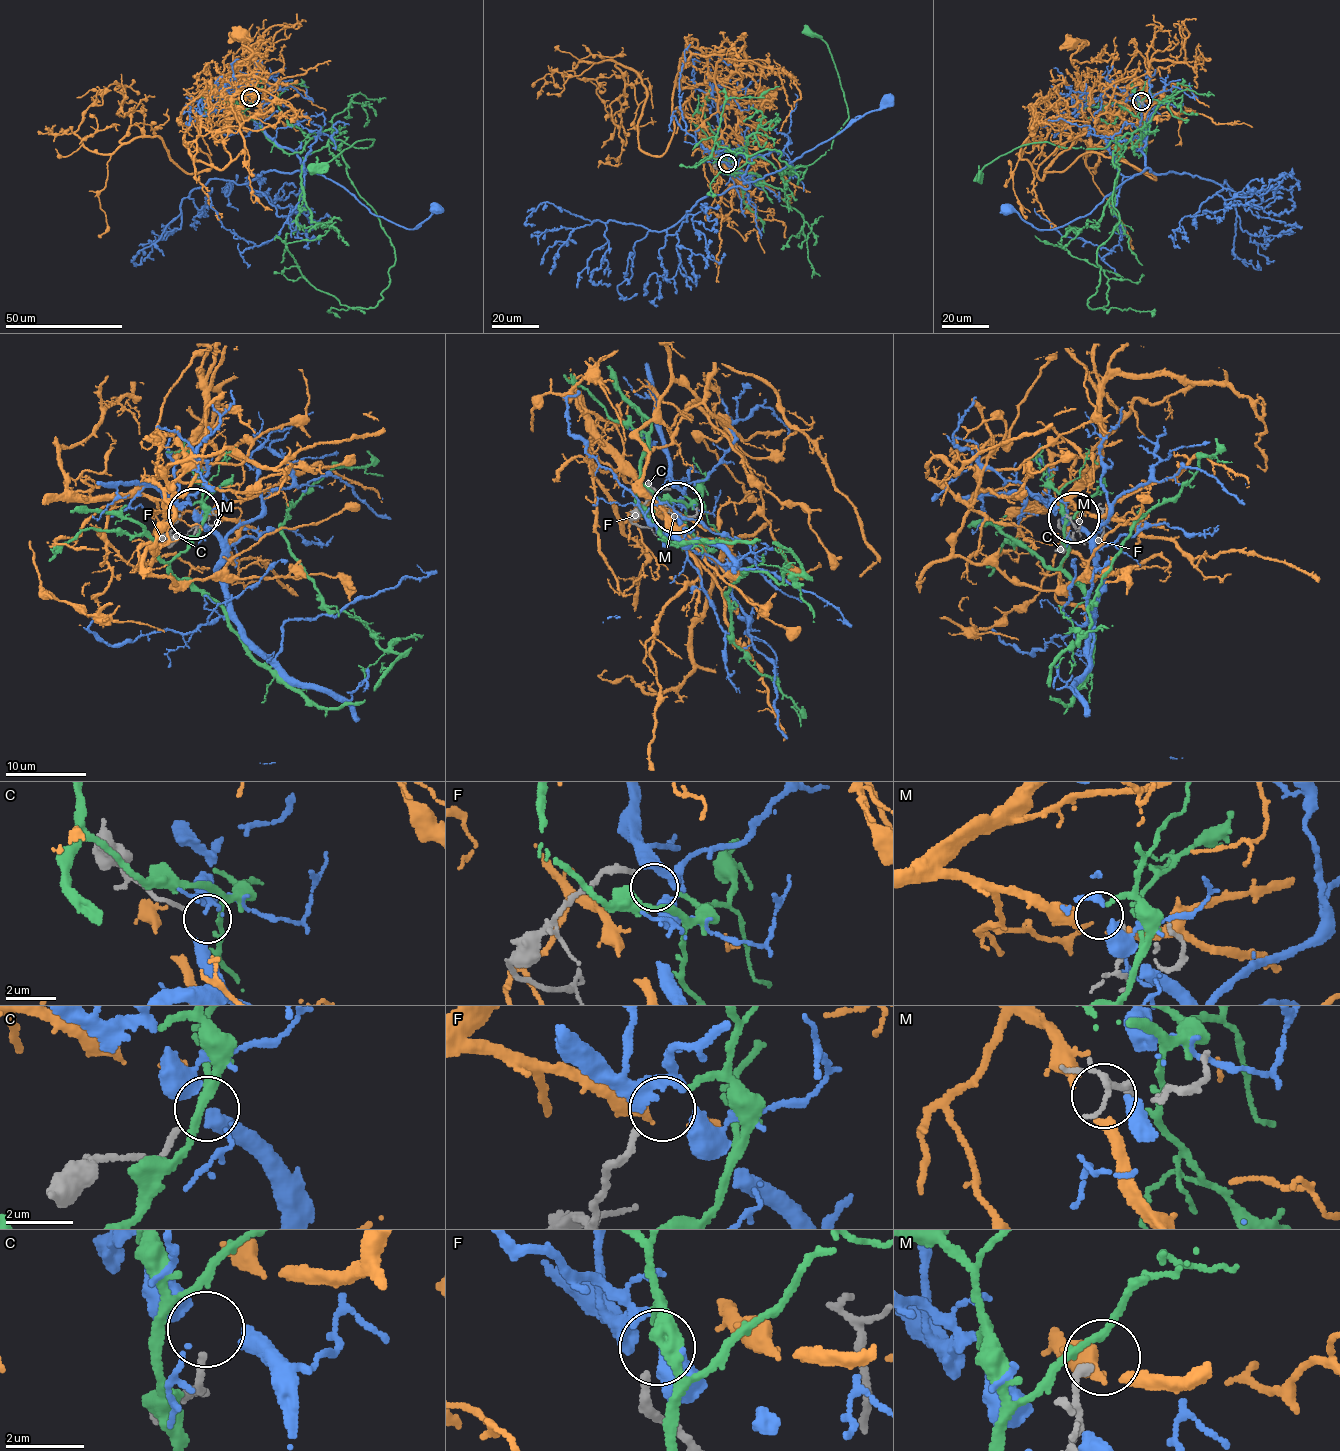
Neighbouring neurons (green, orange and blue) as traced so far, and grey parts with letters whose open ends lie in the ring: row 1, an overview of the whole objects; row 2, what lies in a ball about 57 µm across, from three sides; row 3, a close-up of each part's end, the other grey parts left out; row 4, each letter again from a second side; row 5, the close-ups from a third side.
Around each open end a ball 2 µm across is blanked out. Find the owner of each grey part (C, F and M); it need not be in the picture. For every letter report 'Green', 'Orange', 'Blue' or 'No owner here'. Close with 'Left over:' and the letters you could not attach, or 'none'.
C: No owner here
F: Green
M: Orange
Left over: C

